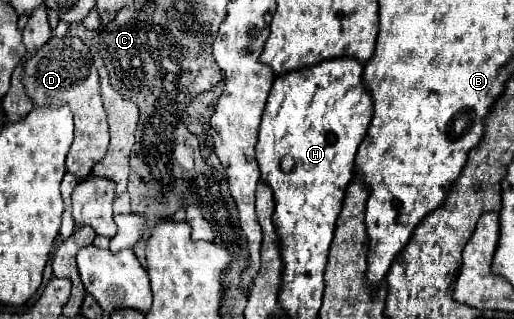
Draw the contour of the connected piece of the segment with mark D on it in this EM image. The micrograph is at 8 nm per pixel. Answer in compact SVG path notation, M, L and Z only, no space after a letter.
M51 38L35 56L31 56L23 66L21 76L25 94L33 106L61 106L67 104L75 118L75 140L67 154L67 172L77 180L85 180L91 174L91 168L103 160L109 146L109 128L107 116L99 92L99 76L93 66L89 48L81 38Z

